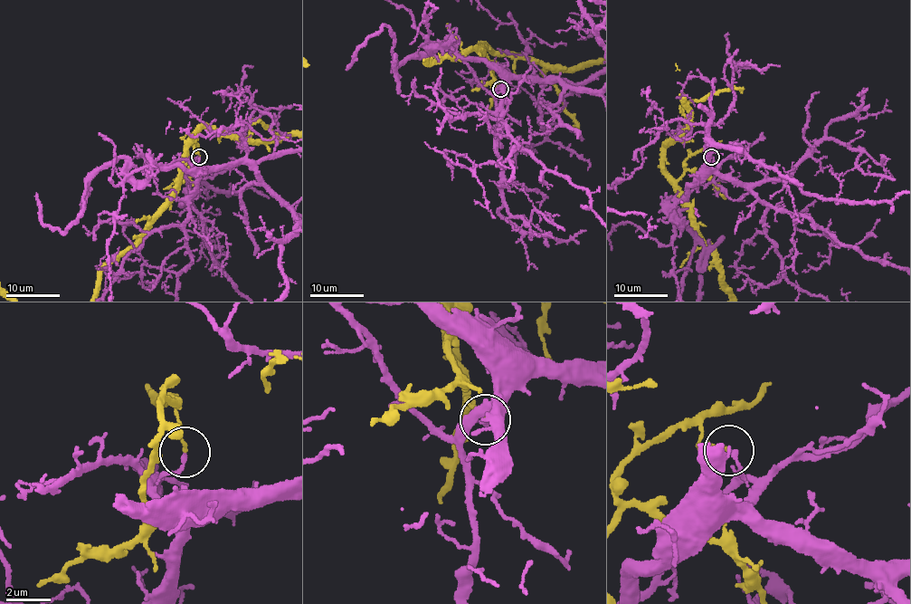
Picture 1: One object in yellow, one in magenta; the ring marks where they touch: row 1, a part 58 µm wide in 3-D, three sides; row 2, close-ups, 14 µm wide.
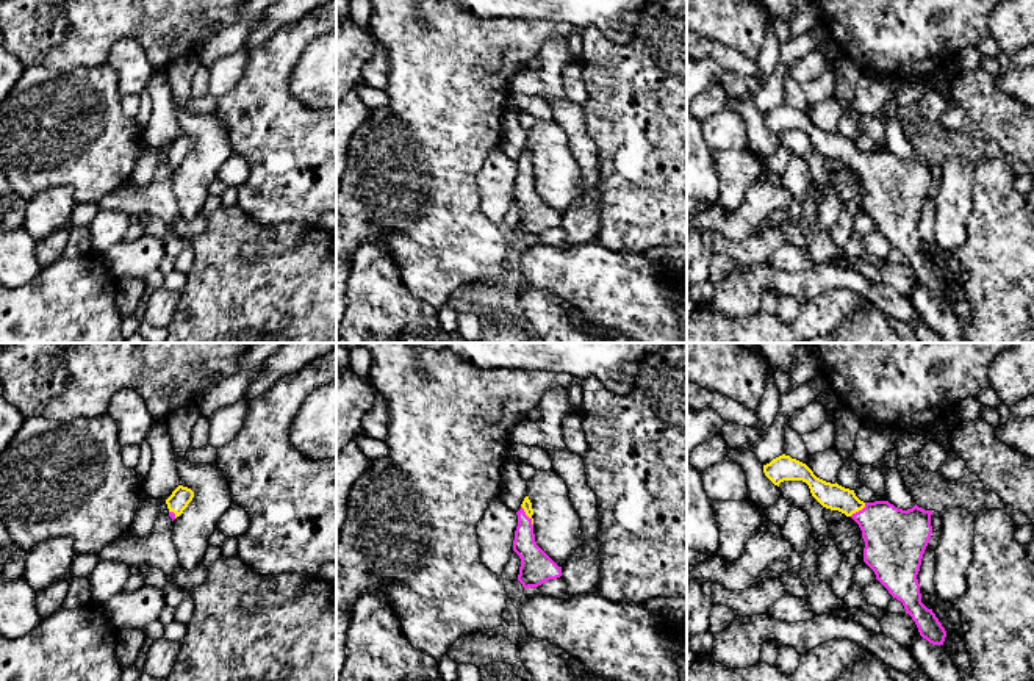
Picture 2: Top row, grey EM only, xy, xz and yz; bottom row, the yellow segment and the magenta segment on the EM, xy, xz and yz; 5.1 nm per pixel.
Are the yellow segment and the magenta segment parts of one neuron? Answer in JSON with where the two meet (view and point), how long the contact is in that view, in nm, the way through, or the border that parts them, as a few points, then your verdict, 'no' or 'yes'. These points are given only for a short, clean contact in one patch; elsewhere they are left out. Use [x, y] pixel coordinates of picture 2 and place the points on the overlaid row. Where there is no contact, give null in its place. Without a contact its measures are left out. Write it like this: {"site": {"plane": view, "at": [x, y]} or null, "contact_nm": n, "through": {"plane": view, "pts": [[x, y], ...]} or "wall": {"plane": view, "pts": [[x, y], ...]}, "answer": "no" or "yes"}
{"site": {"plane": "xz", "at": [526, 514]}, "contact_nm": 120, "answer": "no"}

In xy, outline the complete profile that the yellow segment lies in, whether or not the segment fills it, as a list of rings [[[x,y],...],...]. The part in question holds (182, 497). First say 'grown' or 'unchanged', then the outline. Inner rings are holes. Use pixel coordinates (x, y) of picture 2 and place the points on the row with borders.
unchanged | [[[178,485],[166,499],[169,512],[174,512],[175,518],[180,517],[188,504],[192,501],[192,498],[194,492],[191,488]]]

